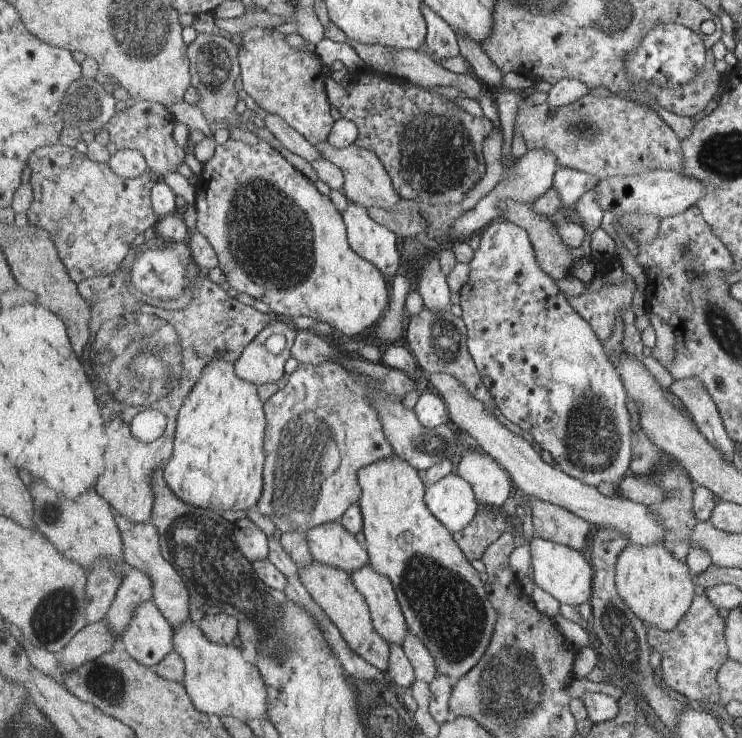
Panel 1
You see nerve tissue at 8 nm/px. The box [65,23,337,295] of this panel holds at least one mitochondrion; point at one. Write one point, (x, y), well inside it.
(268, 250)

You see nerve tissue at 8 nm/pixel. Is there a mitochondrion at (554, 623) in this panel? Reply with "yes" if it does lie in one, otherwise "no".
no

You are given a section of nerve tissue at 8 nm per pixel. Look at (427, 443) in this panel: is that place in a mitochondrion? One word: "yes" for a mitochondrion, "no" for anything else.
yes

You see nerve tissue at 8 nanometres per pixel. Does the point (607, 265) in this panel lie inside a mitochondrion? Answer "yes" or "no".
no

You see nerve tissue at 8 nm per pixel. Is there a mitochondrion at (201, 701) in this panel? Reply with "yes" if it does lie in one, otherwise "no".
no

